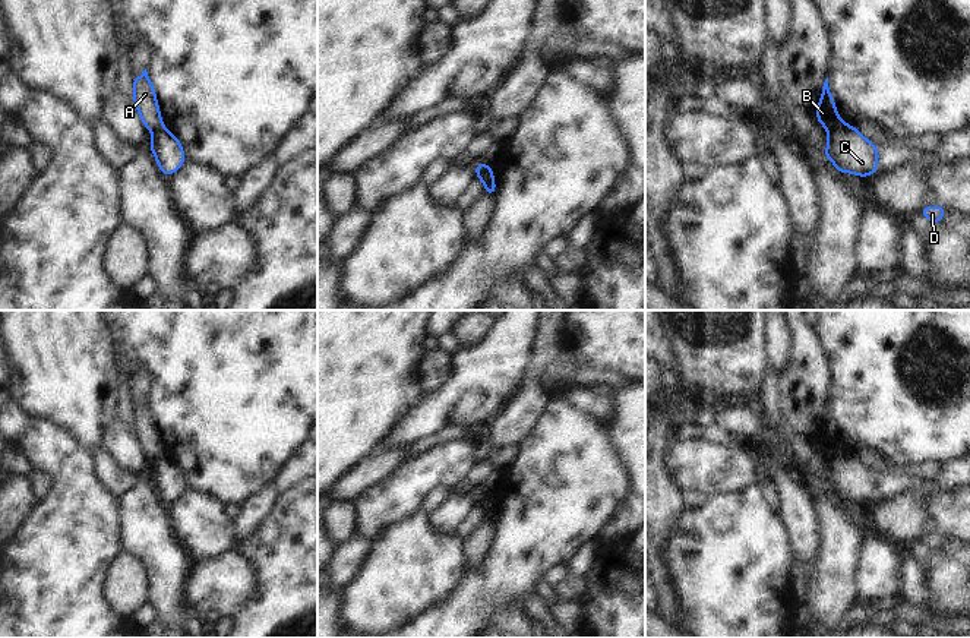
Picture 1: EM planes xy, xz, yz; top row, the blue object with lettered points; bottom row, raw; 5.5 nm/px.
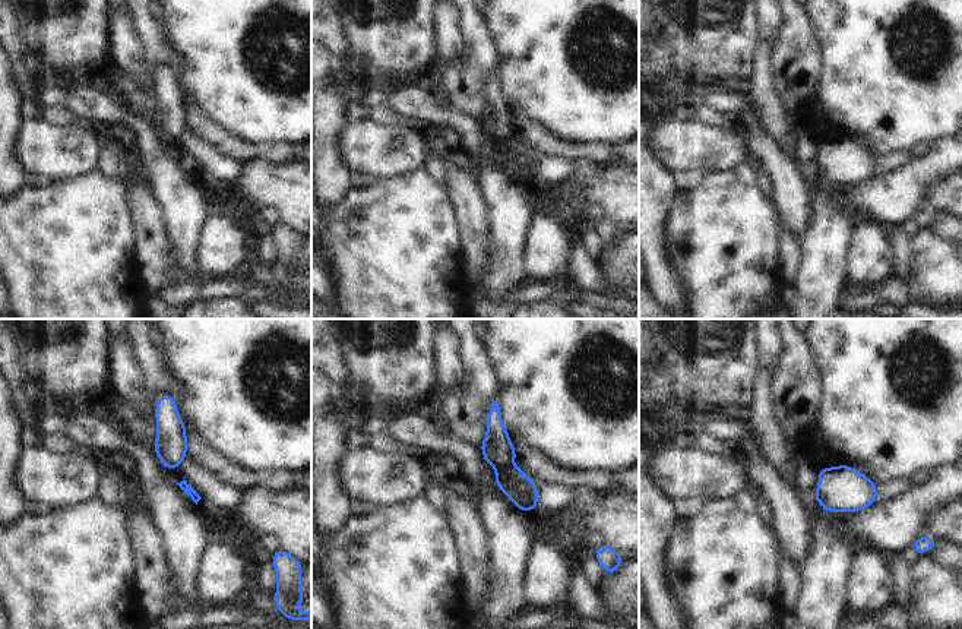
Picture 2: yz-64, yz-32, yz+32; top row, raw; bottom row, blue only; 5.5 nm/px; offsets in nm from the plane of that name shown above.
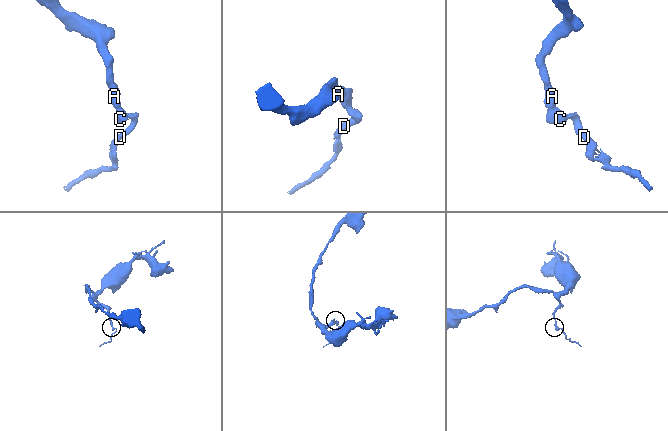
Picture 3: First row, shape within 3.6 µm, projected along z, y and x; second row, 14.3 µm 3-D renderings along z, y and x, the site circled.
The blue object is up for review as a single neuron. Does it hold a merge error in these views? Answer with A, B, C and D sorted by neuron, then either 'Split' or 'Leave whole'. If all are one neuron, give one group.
Groups: A B / C D. Split.

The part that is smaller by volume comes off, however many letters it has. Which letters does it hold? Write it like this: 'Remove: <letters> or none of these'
Remove: C, D

